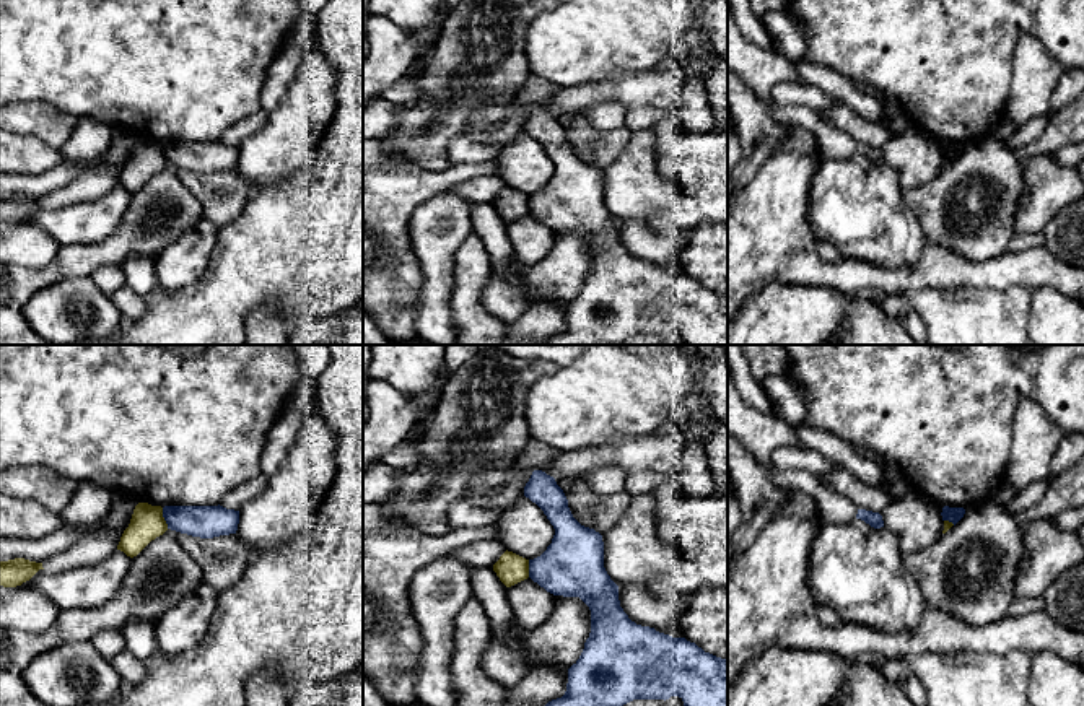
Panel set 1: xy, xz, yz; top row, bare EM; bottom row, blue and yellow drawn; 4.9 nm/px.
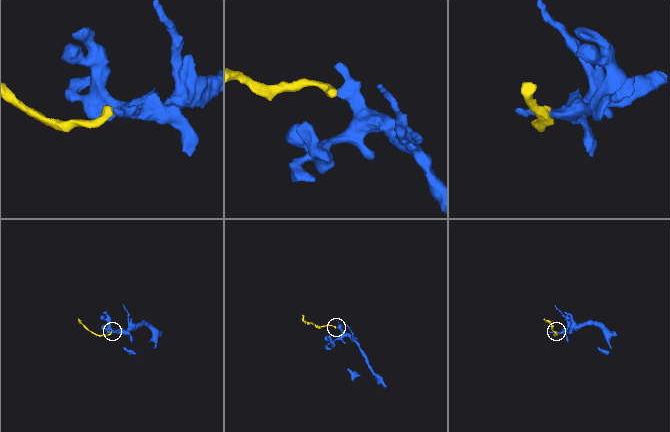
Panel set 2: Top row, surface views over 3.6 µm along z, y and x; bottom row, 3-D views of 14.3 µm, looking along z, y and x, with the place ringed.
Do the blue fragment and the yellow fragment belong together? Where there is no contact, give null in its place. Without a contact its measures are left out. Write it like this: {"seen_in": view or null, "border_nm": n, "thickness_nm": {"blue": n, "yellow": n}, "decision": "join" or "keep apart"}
{"seen_in": "xy", "border_nm": 110, "thickness_nm": {"blue": 160, "yellow": 170}, "decision": "keep apart"}

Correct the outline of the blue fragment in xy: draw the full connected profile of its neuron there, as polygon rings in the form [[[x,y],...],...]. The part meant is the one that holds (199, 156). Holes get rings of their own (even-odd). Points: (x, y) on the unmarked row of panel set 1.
[[[164,142],[168,164],[200,174],[236,169],[239,146],[223,142]]]

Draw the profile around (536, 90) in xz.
[[[534,73],[529,75],[524,86],[519,91],[519,102],[522,106],[535,106],[549,99],[558,89],[557,85],[549,80],[537,76]]]

